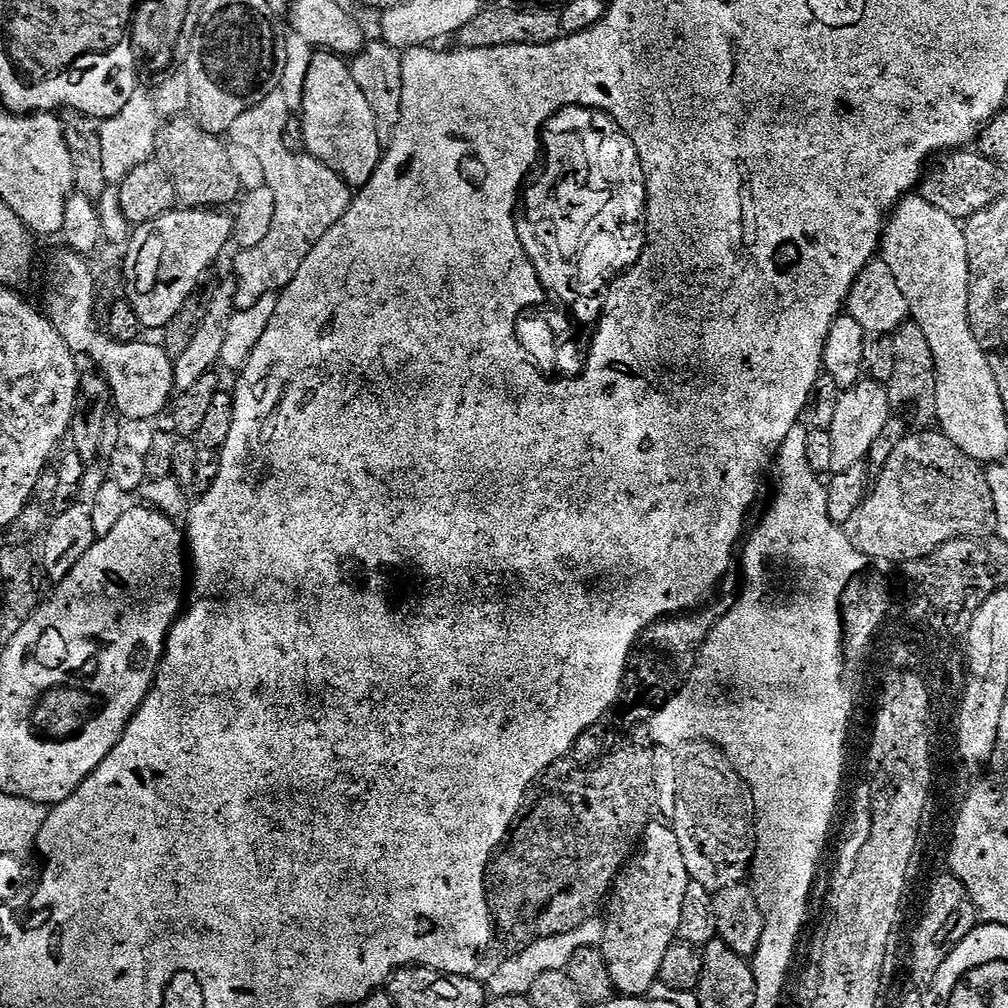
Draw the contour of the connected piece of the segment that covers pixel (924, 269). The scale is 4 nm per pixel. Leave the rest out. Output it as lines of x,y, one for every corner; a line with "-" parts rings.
919,194
903,197
891,213
882,233
882,258
906,296
964,296
964,280
970,282
961,221
930,206

